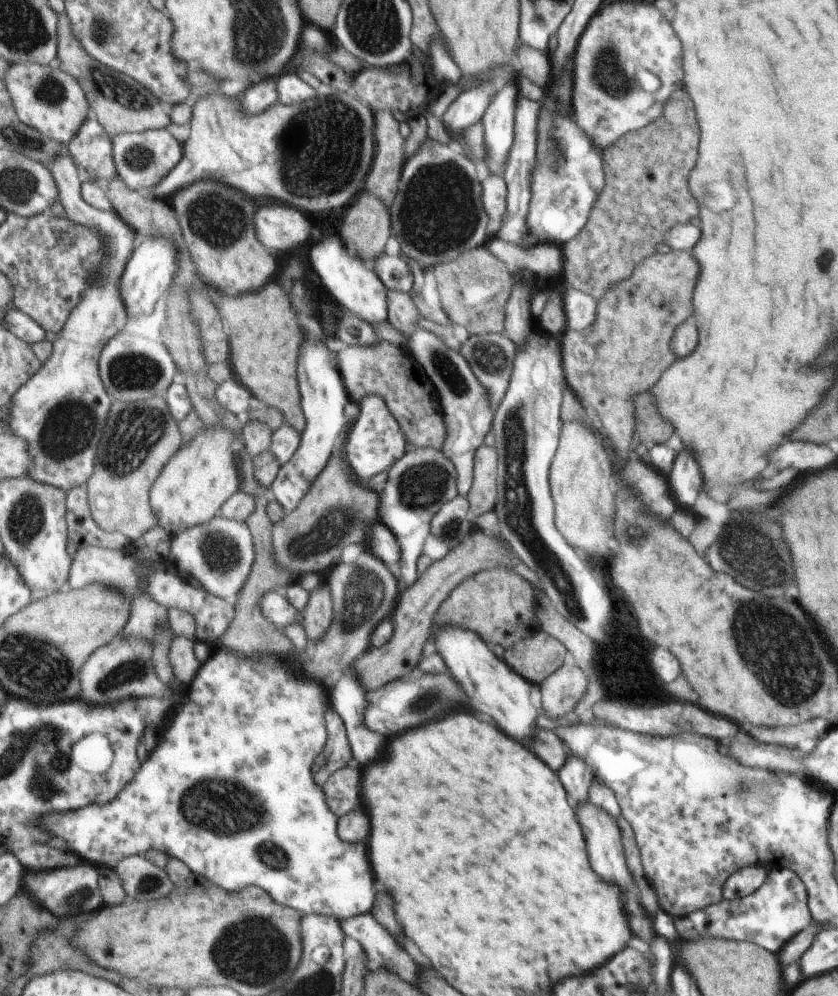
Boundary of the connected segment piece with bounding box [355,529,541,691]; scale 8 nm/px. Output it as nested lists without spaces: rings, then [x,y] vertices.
[[[480,529],[474,530],[474,534],[470,534],[465,542],[451,550],[442,560],[433,562],[414,584],[402,592],[397,610],[394,612],[394,618],[391,619],[395,628],[393,637],[380,649],[370,648],[356,662],[356,670],[360,672],[366,688],[374,691],[386,686],[391,681],[408,678],[413,672],[416,672],[418,664],[424,657],[425,647],[429,644],[434,618],[437,617],[437,611],[441,609],[446,598],[450,597],[450,592],[453,593],[462,582],[474,577],[477,573],[504,567],[518,572],[522,578],[526,578],[530,582],[533,588],[541,588],[538,576],[522,563],[507,541],[504,541],[504,546],[502,546],[502,540],[484,534]]]

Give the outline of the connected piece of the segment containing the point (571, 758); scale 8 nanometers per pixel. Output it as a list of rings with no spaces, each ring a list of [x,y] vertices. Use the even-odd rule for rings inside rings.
[[[569,754],[558,774],[561,775],[561,782],[569,792],[570,798],[574,798],[574,806],[589,801],[588,790],[596,780],[596,776],[582,758]]]

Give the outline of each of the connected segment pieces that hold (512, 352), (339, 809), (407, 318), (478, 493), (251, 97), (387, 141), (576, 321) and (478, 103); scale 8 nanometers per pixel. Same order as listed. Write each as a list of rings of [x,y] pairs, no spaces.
[[[501,333],[484,335],[471,334],[459,351],[468,362],[471,372],[478,378],[482,388],[488,390],[488,404],[496,407],[504,400],[506,390],[509,389],[510,378],[513,377],[514,362],[516,361],[517,348],[509,338],[504,338]]]
[[[356,764],[338,770],[324,786],[328,796],[328,806],[341,819],[352,810],[360,808],[361,768]]]
[[[394,290],[388,292],[388,318],[390,318],[390,325],[395,330],[410,339],[421,318],[418,308],[414,306],[414,302],[410,298],[410,293]]]
[[[482,444],[476,450],[473,461],[473,482],[471,485],[471,513],[477,518],[491,512],[497,504],[498,452],[496,448]]]
[[[268,78],[268,80],[252,85],[247,89],[242,99],[244,114],[250,114],[250,116],[264,114],[274,102],[278,103],[280,101],[279,80],[277,78]]]
[[[390,110],[376,111],[374,119],[377,146],[366,190],[384,199],[384,192],[396,188],[396,182],[400,178],[400,168],[404,164],[404,152],[402,152],[404,138],[400,134],[400,124]]]
[[[565,286],[563,289],[563,308],[569,330],[585,330],[594,323],[597,301],[587,293]]]
[[[482,82],[480,86],[470,88],[456,98],[441,118],[451,140],[458,142],[466,128],[474,126],[476,122],[483,122],[483,116],[495,95],[494,84]]]

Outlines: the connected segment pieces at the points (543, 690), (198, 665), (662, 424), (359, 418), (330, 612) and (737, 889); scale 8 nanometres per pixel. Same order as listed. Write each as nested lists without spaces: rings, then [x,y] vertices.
[[[563,665],[539,685],[542,710],[548,718],[560,720],[580,702],[586,686],[586,674],[580,667]]]
[[[178,636],[173,641],[171,649],[171,662],[174,671],[177,672],[177,679],[189,686],[198,678],[204,662],[196,656],[197,641]]]
[[[640,392],[633,399],[634,422],[637,438],[648,445],[660,444],[670,438],[670,430],[674,428],[658,415],[658,408],[654,406],[654,396],[649,392]]]
[[[370,394],[362,398],[358,411],[353,414],[353,423],[344,441],[344,457],[350,464],[350,474],[354,480],[364,483],[368,478],[390,469],[398,458],[405,454],[405,438],[396,418],[390,414],[382,396]]]
[[[328,580],[311,592],[310,604],[304,614],[306,630],[311,641],[322,640],[332,628],[332,622],[336,617],[334,592]]]
[[[744,866],[726,878],[722,886],[723,900],[736,900],[756,892],[765,882],[769,869],[762,866]]]

